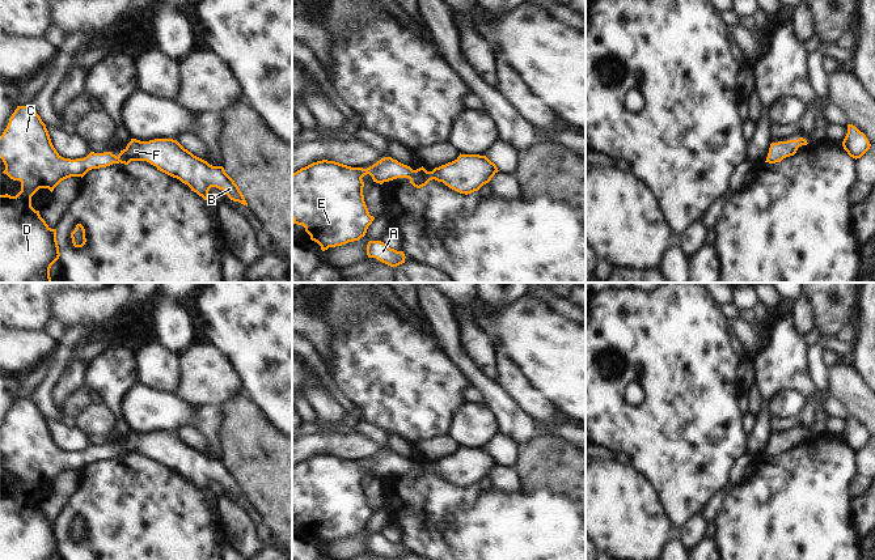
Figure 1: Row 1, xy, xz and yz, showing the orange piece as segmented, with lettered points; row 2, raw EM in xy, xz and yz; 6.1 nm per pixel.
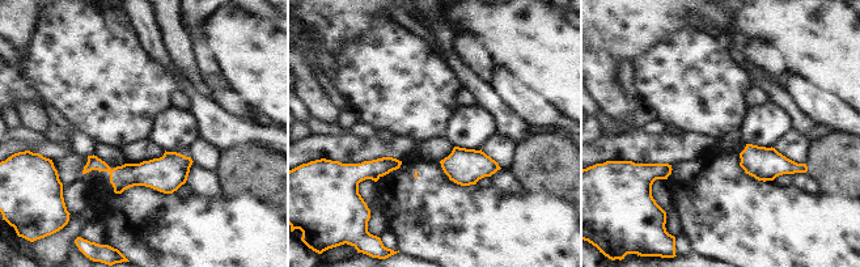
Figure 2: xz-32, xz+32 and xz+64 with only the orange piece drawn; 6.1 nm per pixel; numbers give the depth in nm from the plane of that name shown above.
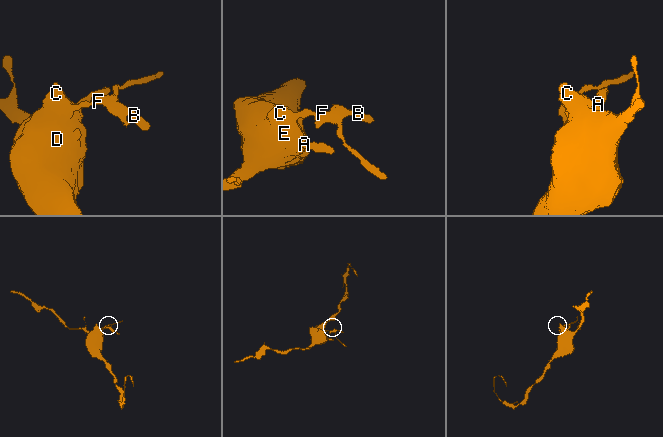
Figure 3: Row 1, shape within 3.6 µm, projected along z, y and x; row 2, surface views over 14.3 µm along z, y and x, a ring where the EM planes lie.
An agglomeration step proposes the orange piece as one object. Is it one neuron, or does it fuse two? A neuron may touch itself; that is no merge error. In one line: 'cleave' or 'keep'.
keep

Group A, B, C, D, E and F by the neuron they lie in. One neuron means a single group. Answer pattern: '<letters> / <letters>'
A B C D E F

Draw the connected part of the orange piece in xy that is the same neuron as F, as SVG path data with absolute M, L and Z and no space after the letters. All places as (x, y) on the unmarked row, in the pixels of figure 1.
M17 399L9 411L9 416L0 429L0 451L5 458L3 466L10 472L21 475L21 484L16 489L0 488L0 560L51 560L60 550L56 522L51 522L41 510L39 504L31 500L31 489L39 481L48 481L52 485L67 471L83 471L92 462L106 461L113 457L128 458L131 454L147 454L157 463L187 478L191 484L207 495L211 495L208 491L210 481L216 480L223 483L231 493L248 500L238 479L223 459L210 458L173 432L149 434L131 432L118 449L111 445L90 445L84 451L64 451L54 441L46 417L31 399Z

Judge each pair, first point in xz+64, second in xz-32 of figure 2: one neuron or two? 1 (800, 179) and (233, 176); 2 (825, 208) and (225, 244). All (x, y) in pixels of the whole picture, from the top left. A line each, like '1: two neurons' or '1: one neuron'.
1: two neurons
2: one neuron

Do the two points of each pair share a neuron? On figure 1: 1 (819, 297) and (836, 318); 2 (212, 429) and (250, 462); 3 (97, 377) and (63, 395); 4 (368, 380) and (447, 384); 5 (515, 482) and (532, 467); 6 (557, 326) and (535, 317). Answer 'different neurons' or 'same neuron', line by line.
1: same neuron
2: different neurons
3: different neurons
4: same neuron
5: different neurons
6: same neuron

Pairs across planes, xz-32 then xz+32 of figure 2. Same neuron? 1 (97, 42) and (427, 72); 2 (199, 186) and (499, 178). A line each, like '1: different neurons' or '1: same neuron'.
1: same neuron
2: same neuron

